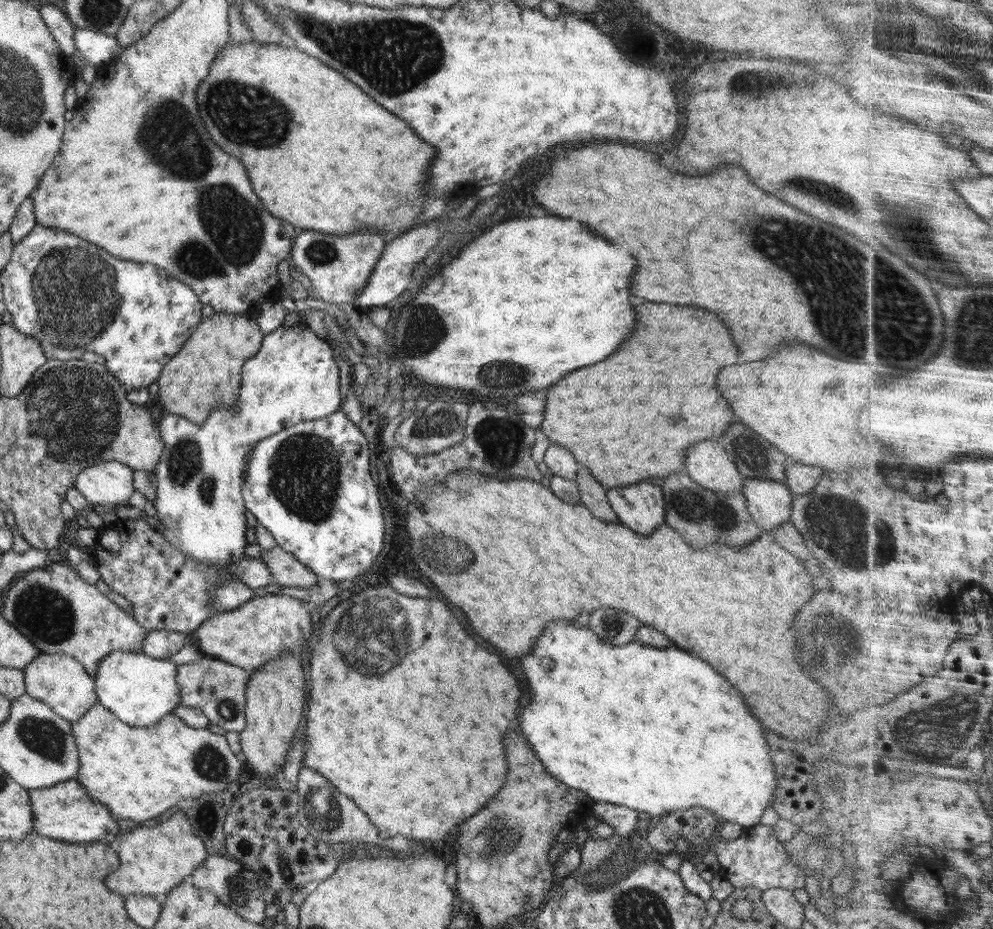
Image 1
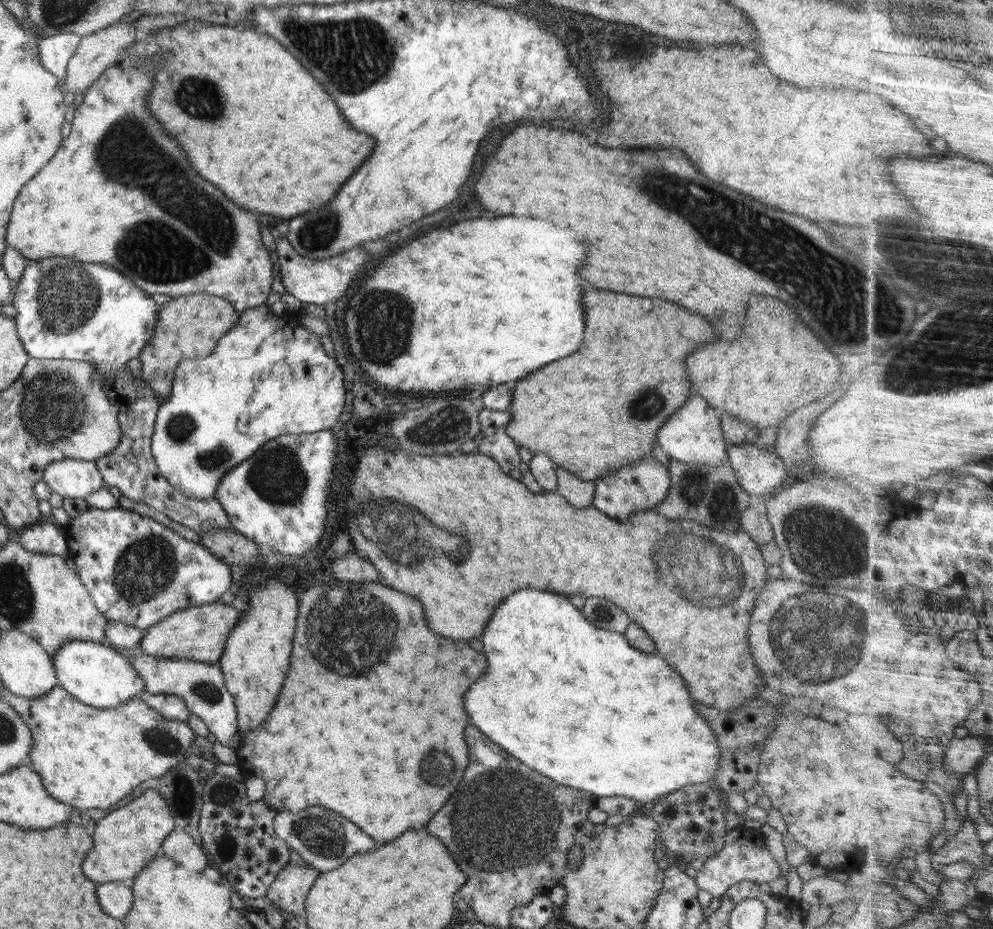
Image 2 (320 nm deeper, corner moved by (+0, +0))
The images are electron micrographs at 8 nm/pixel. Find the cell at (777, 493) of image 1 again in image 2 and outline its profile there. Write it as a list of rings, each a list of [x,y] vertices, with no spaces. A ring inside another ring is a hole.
[[[752,443],[727,444],[727,455],[738,484],[749,495],[765,499],[785,482],[784,461],[773,450]]]

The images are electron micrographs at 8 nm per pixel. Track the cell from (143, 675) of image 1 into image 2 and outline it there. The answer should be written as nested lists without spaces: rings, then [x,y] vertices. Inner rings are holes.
[[[71,640],[61,644],[52,657],[58,685],[82,704],[101,709],[111,709],[139,697],[145,690],[145,682],[136,674],[128,658],[112,646],[106,647],[94,641]]]

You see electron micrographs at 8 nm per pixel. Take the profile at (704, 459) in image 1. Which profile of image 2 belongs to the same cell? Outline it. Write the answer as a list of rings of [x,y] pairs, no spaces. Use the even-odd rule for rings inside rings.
[[[692,388],[689,399],[658,430],[658,444],[668,456],[687,463],[721,465],[728,463],[727,442],[723,437],[719,411]]]

